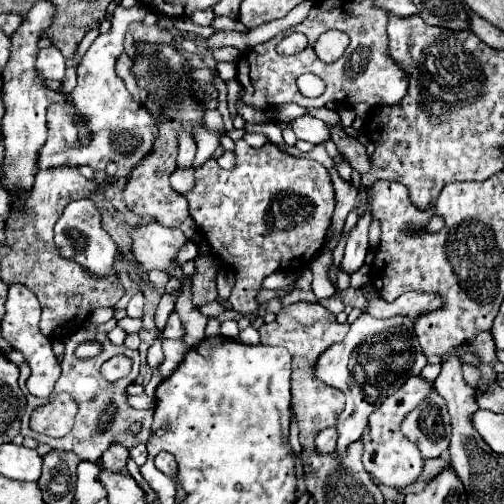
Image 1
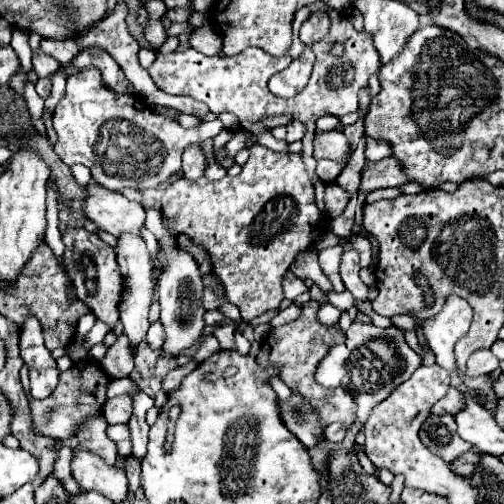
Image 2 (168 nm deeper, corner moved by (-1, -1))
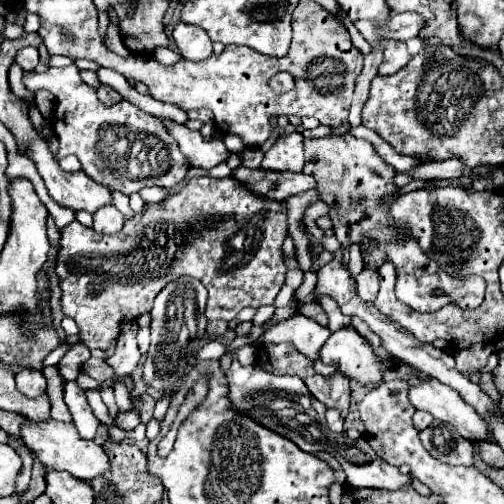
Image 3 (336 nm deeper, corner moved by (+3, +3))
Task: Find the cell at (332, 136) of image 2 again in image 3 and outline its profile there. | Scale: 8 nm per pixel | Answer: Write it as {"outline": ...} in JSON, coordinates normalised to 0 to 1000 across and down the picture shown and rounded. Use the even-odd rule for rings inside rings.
{"outline":[[[698,266],[683,270],[643,270],[641,274],[603,274],[603,345],[619,345],[627,353],[627,381],[639,401],[651,405],[659,456],[675,492],[694,492],[698,484],[718,488],[722,468],[742,476],[746,484],[718,500],[722,532],[750,536],[766,516],[782,524],[790,560],[786,587],[794,599],[810,603],[825,619],[865,619],[889,603],[905,603],[917,615],[948,611],[960,595],[960,556],[952,548],[901,552],[885,544],[873,524],[849,512],[829,480],[802,456],[790,452],[782,433],[770,425],[774,405],[790,389],[790,369],[782,365],[786,337],[766,325],[734,282],[710,278]]]}

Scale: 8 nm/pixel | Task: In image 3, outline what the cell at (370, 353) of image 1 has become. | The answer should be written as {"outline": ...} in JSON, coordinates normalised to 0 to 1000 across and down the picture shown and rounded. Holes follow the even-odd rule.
{"outline":[[[698,651],[659,659],[635,690],[643,722],[671,722],[679,742],[714,762],[758,758],[762,738],[778,734],[778,718],[746,710],[738,687]]]}

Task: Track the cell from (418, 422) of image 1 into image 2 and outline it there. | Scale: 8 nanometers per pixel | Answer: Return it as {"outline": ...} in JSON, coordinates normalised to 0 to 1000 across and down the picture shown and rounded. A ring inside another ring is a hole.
{"outline":[[[853,821],[833,849],[833,873],[841,885],[849,885],[857,901],[873,905],[889,921],[937,889],[937,881],[921,877],[905,857],[905,837],[897,821]]]}

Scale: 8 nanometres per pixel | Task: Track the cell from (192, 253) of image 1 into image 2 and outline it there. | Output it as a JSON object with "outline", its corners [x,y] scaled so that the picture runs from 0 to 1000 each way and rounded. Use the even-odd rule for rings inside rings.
{"outline":[[[304,413],[290,415],[288,450],[298,456],[313,484],[317,484],[317,516],[325,524],[325,536],[313,552],[313,599],[321,607],[321,623],[317,623],[317,639],[325,643],[325,659],[329,659],[329,679],[321,687],[325,706],[349,706],[361,694],[377,690],[405,655],[405,607],[401,607],[401,544],[393,536],[393,524],[385,516],[385,508],[361,492],[349,492],[349,468],[341,468],[325,444],[321,444],[319,421]]]}

